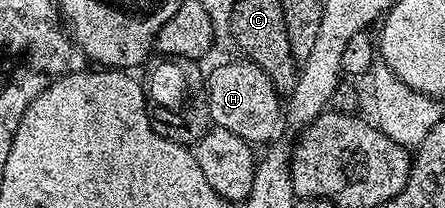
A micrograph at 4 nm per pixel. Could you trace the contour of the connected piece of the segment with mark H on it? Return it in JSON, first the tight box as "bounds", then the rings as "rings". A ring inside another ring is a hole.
{"bounds":[207,57,283,145],"rings":[[[237,57],[237,60],[234,63],[225,63],[222,67],[217,67],[212,72],[211,70],[207,75],[207,90],[209,93],[209,117],[212,123],[212,126],[222,127],[223,129],[227,129],[227,133],[235,133],[235,137],[243,137],[246,143],[250,145],[258,145],[257,143],[265,143],[268,144],[270,141],[268,139],[273,139],[277,135],[277,130],[282,130],[283,127],[283,99],[282,96],[278,95],[277,91],[271,85],[271,81],[267,77],[267,73],[263,73],[263,69],[259,69],[259,65],[255,65],[254,63],[250,63],[248,59],[244,57]]]}

